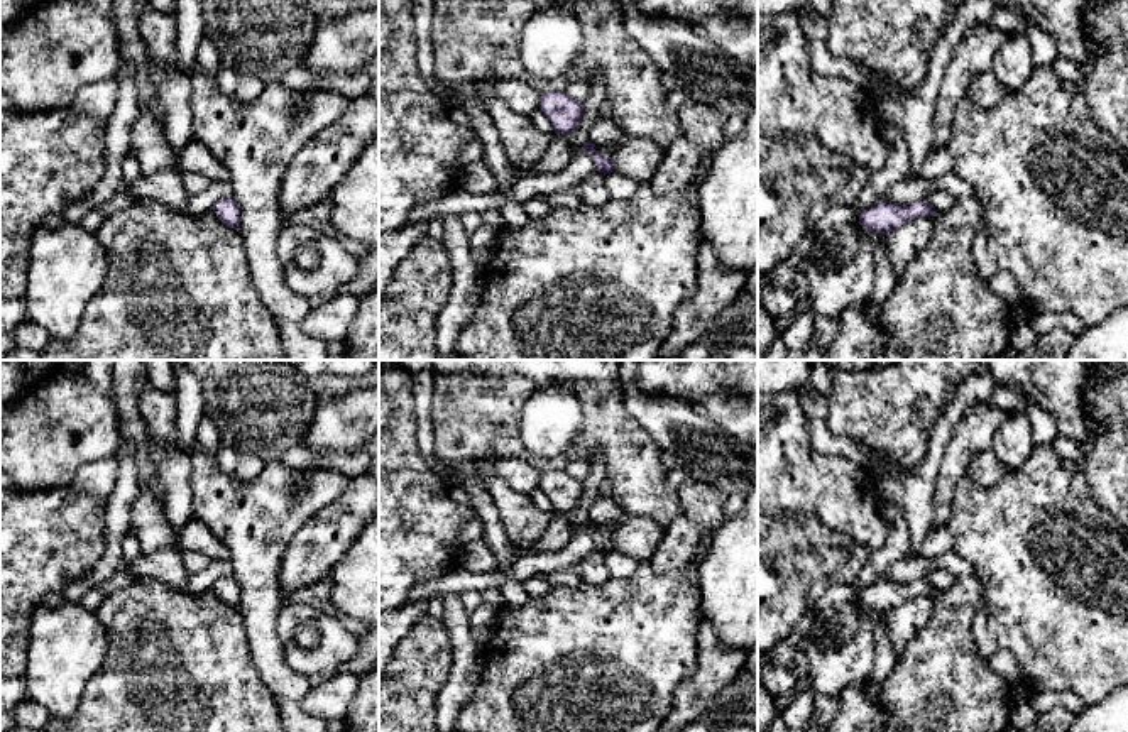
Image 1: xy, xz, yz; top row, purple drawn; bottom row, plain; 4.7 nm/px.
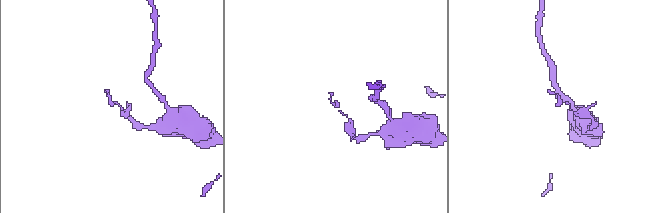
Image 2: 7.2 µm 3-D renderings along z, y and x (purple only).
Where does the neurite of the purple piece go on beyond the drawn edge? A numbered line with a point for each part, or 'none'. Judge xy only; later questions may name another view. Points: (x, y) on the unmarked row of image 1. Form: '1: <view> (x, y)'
none

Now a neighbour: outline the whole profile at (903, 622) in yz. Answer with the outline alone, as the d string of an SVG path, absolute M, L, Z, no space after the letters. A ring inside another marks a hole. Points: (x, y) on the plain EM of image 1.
M935 592L918 595L903 602L895 610L886 614L886 631L893 644L896 658L905 651L905 646L917 636L917 632L927 624L934 609Z

